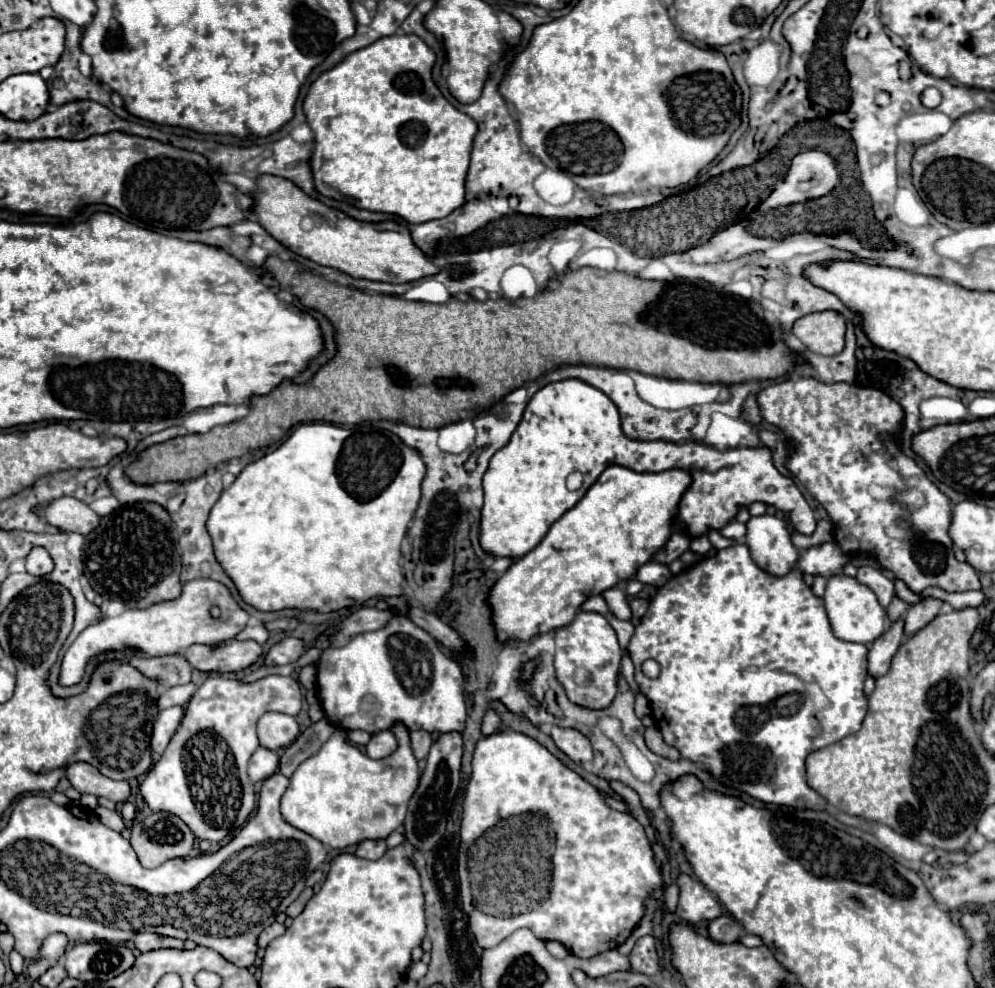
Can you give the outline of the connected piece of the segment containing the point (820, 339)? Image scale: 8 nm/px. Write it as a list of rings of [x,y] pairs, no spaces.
[[[820,311],[800,317],[794,323],[794,333],[804,347],[818,355],[836,355],[844,349],[846,319],[836,311]]]

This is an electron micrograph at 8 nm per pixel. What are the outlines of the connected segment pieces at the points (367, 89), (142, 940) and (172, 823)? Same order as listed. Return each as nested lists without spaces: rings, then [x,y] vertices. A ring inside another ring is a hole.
[[[390,35],[390,37],[380,37],[378,41],[370,43],[368,47],[362,47],[350,55],[346,55],[340,63],[336,63],[332,69],[320,73],[320,77],[310,85],[308,95],[304,99],[304,115],[306,121],[314,133],[314,151],[310,157],[310,169],[312,169],[312,179],[314,179],[314,189],[316,193],[342,201],[342,199],[354,199],[362,209],[374,211],[374,213],[388,213],[388,215],[398,215],[408,223],[424,223],[432,219],[442,219],[460,205],[464,205],[464,179],[466,171],[470,165],[470,151],[472,151],[472,137],[476,135],[476,123],[472,117],[460,113],[452,103],[448,103],[440,89],[432,81],[432,65],[434,65],[434,53],[420,37],[416,35]]]
[[[138,933],[134,937],[134,945],[142,953],[154,951],[154,949],[166,949],[166,947],[170,947],[170,949],[182,949],[182,941],[180,939],[164,937],[164,935],[156,935],[156,933]]]
[[[166,811],[152,813],[132,827],[132,849],[142,867],[158,867],[174,857],[188,857],[194,847],[194,833],[188,825]]]

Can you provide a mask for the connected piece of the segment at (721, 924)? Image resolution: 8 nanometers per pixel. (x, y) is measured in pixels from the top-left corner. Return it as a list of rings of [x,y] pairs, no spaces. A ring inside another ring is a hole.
[[[724,915],[724,917],[718,917],[716,921],[710,921],[708,931],[710,931],[710,939],[716,943],[736,943],[740,941],[742,925],[732,917]]]

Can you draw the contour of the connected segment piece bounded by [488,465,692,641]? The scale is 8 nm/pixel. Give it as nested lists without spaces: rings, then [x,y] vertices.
[[[610,465],[586,495],[546,533],[542,543],[512,563],[490,591],[500,641],[528,639],[568,625],[590,595],[628,581],[670,539],[678,505],[692,477],[682,469],[636,473]]]

